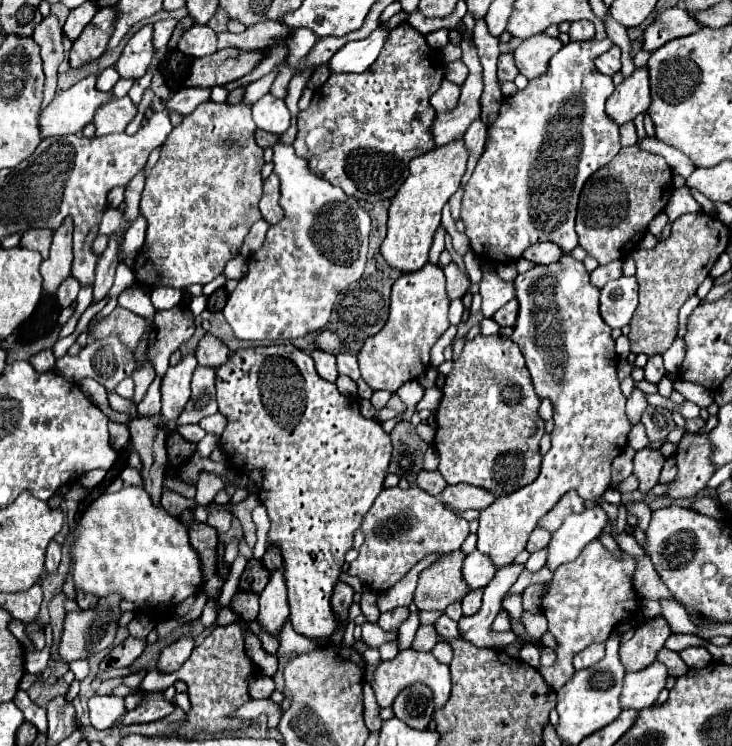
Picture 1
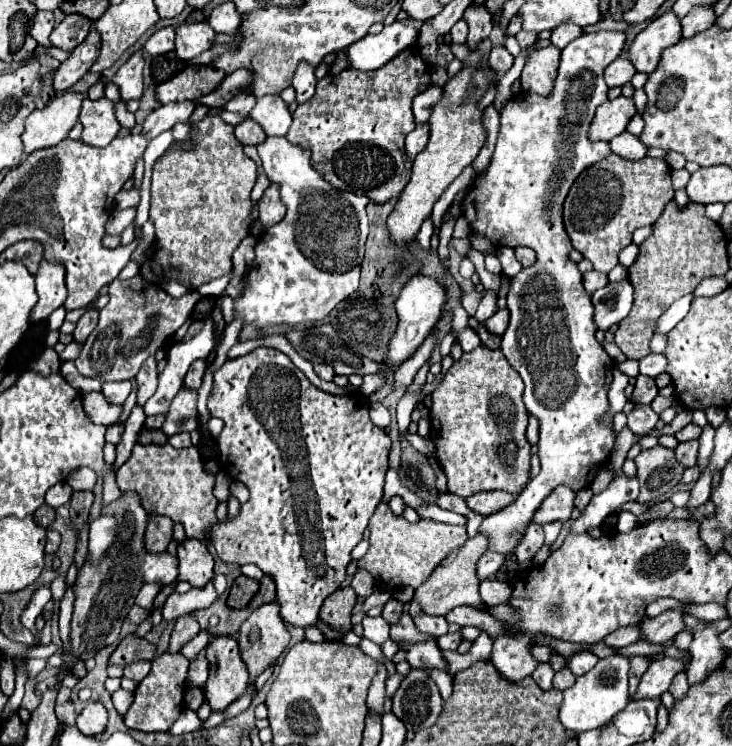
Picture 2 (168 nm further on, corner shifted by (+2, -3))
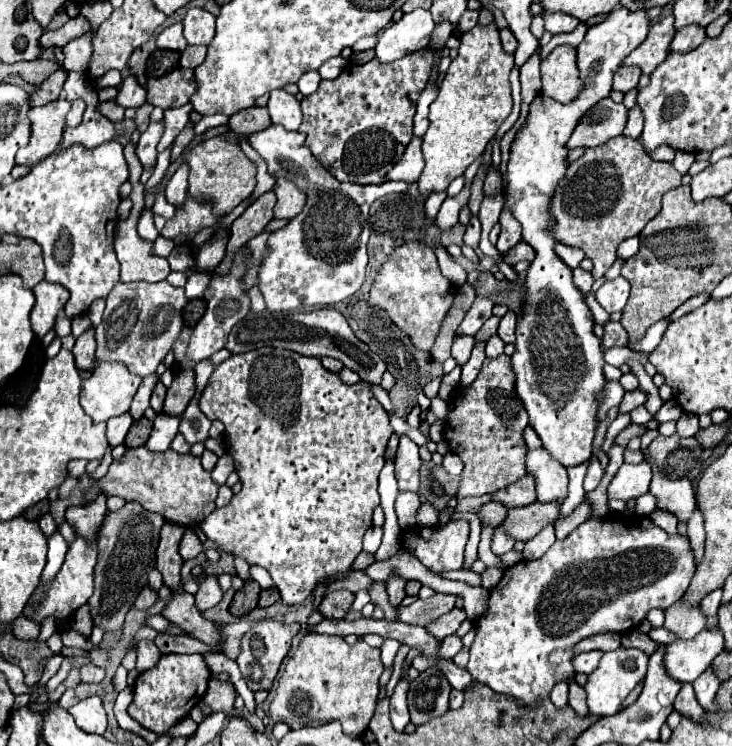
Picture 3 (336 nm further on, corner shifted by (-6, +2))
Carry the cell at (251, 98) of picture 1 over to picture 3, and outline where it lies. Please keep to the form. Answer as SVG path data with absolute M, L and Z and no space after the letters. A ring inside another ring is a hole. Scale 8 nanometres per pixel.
M214 114L210 116L203 116L203 118L194 125L195 137L204 133L207 129L226 125L229 117L225 114Z

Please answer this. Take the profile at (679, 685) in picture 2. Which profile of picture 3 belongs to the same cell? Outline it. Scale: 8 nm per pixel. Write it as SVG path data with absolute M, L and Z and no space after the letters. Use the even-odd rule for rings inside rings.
M682 684L682 690L678 692L676 702L674 702L674 710L680 712L682 716L688 716L688 718L696 720L696 722L702 722L704 720L704 710L696 702L692 684Z

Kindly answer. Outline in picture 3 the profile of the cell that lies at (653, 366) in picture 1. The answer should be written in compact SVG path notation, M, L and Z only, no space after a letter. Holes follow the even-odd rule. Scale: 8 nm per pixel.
M640 390L626 392L624 400L622 400L620 406L618 406L618 414L626 414L626 412L634 410L636 406L640 406L640 404L644 404L644 402L646 402L646 394L644 394L644 392L640 392Z

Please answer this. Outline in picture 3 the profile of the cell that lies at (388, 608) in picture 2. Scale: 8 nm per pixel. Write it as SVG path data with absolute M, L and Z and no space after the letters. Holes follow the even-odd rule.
M394 574L394 576L390 576L384 584L386 584L386 592L388 592L388 596L390 596L390 604L392 604L392 606L398 606L398 604L404 600L404 596L406 596L406 592L404 592L406 580L400 578L398 574Z

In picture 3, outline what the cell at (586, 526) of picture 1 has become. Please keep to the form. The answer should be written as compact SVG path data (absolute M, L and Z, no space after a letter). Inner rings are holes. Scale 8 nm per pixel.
M648 462L642 464L622 464L618 474L612 478L608 486L608 498L624 498L634 500L648 492L652 480L652 468Z

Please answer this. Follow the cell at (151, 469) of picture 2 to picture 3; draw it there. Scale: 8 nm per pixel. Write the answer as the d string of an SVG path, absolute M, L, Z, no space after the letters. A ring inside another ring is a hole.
M130 448L120 460L112 460L108 474L94 482L88 490L84 490L82 500L90 504L98 498L98 494L120 496L126 502L140 502L146 510L162 514L168 522L192 528L200 524L216 506L218 486L212 482L210 472L206 472L200 464L200 458L190 454L178 454L174 450L166 450L164 454L152 454L150 450Z

